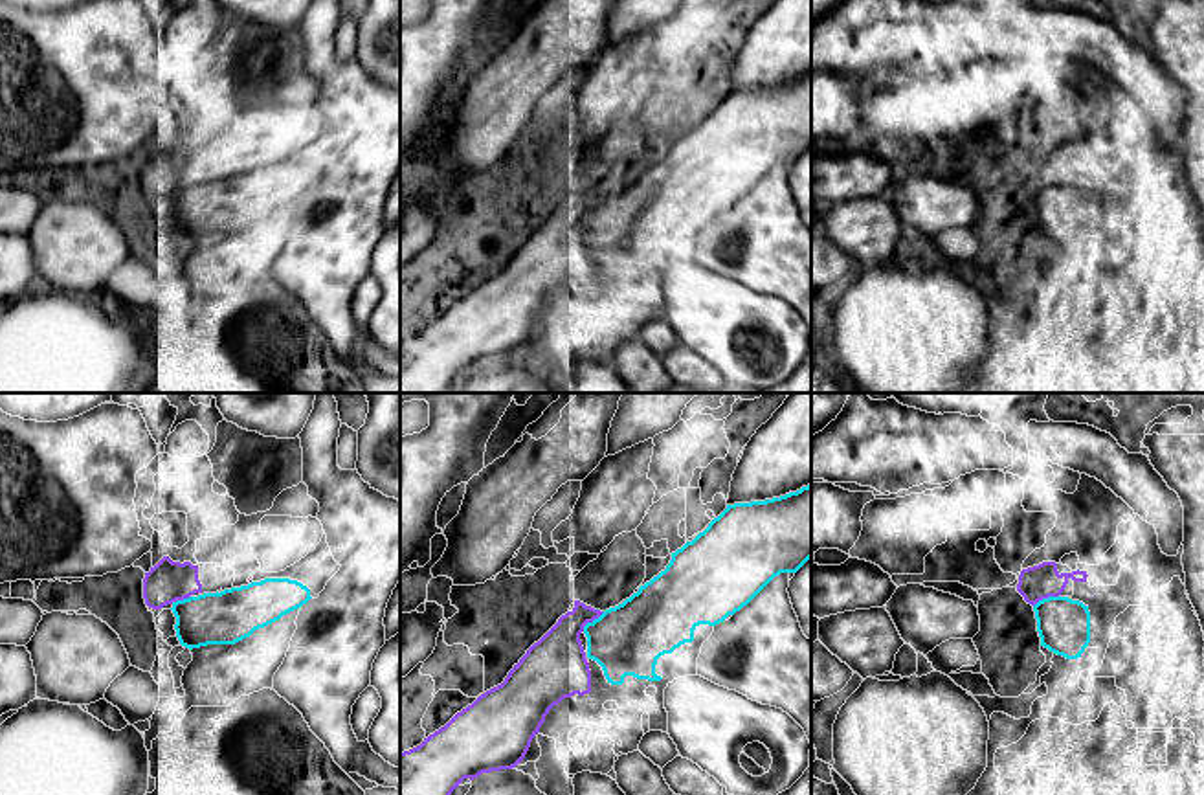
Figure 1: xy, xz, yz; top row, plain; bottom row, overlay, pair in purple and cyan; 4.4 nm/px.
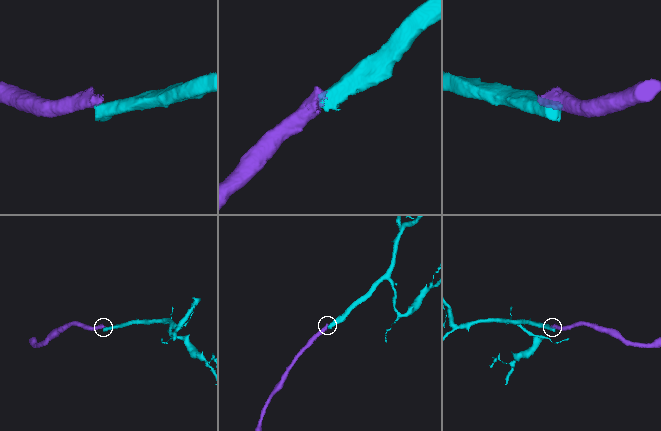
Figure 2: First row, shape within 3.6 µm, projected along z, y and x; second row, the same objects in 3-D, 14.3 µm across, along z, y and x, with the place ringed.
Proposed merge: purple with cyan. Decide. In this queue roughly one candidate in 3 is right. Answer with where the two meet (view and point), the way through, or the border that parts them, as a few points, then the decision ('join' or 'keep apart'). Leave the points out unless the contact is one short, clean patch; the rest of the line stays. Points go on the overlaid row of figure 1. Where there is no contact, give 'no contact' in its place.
xz (591, 621) | keep apart

